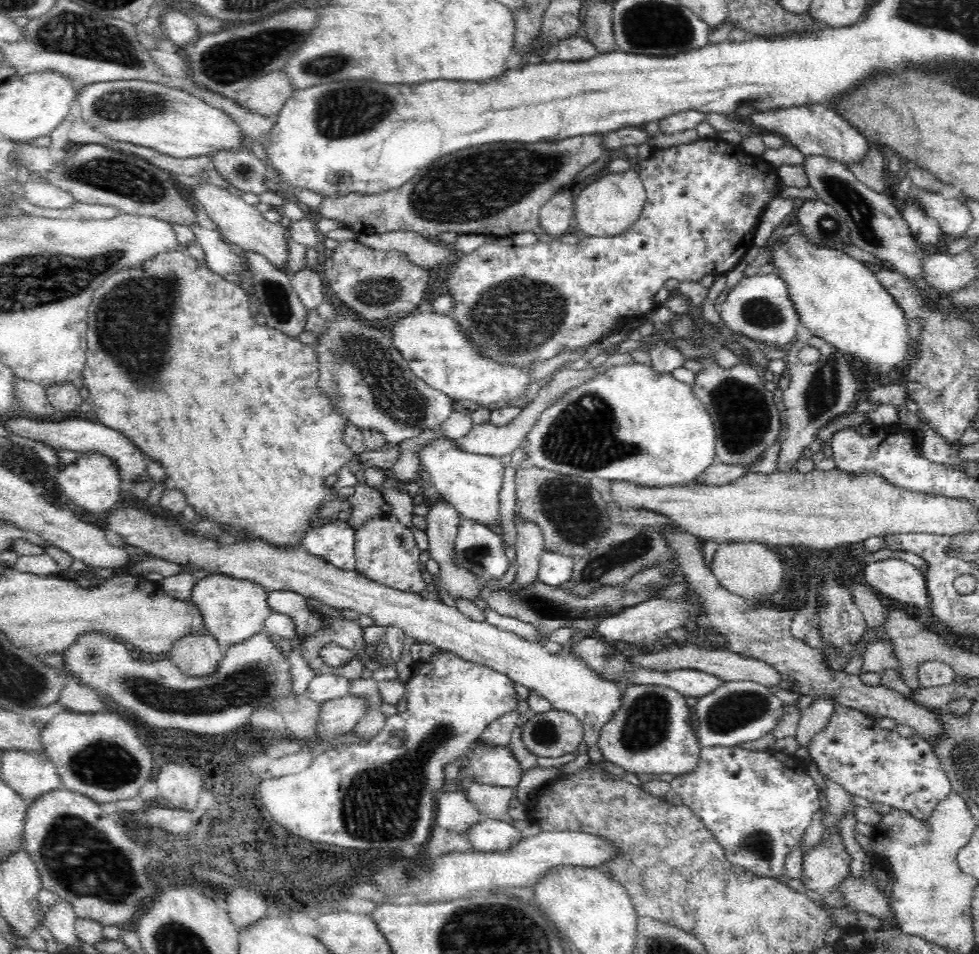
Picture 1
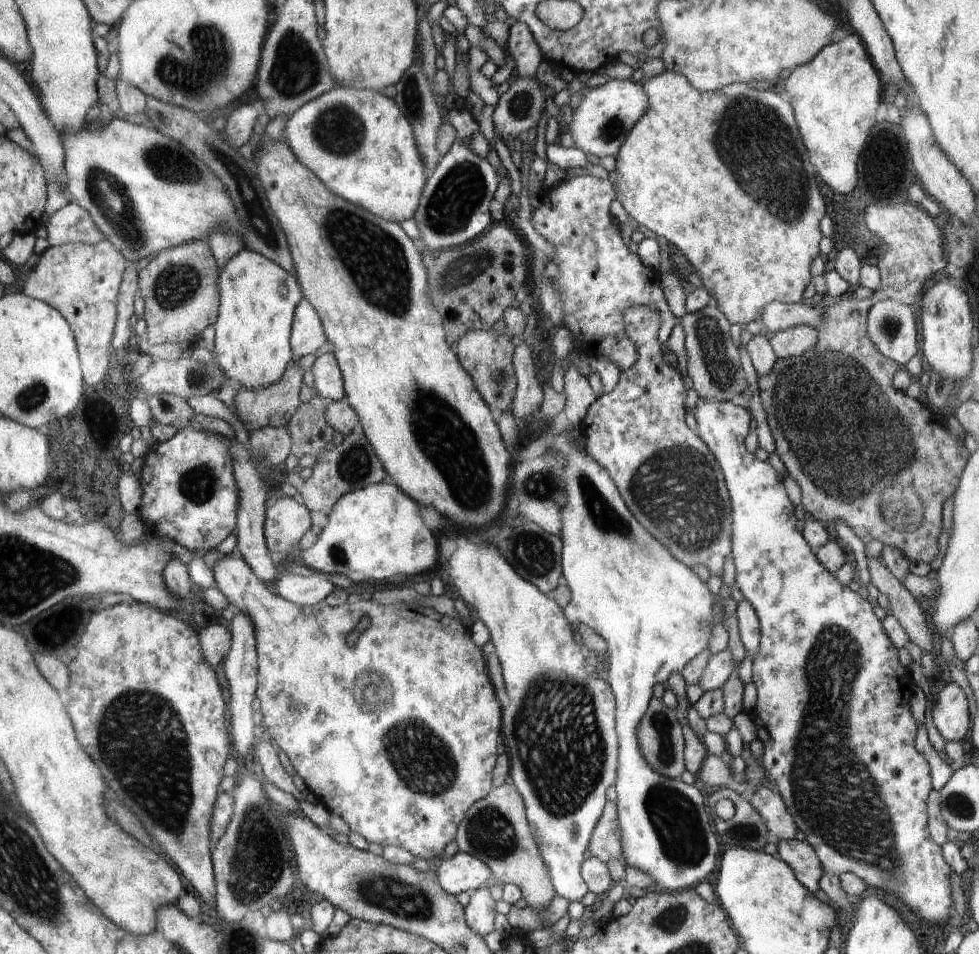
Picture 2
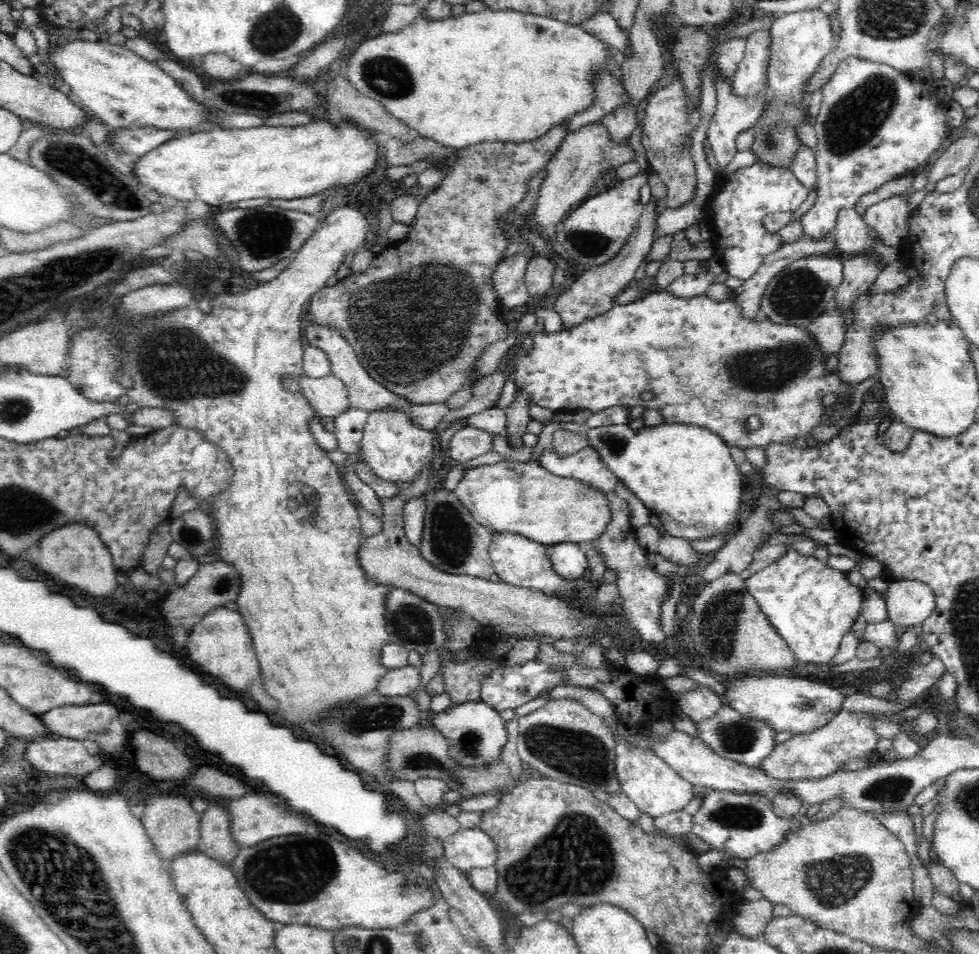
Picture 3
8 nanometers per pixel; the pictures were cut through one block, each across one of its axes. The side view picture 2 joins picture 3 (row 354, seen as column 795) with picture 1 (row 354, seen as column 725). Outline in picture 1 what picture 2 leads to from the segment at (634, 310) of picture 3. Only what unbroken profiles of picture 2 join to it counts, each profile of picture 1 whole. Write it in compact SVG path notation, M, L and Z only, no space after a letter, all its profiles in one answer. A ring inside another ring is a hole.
M414 312L398 318L391 329L393 347L408 362L412 372L453 401L470 400L484 406L502 400L521 400L530 386L532 367L498 365L484 357L458 328L449 314Z

